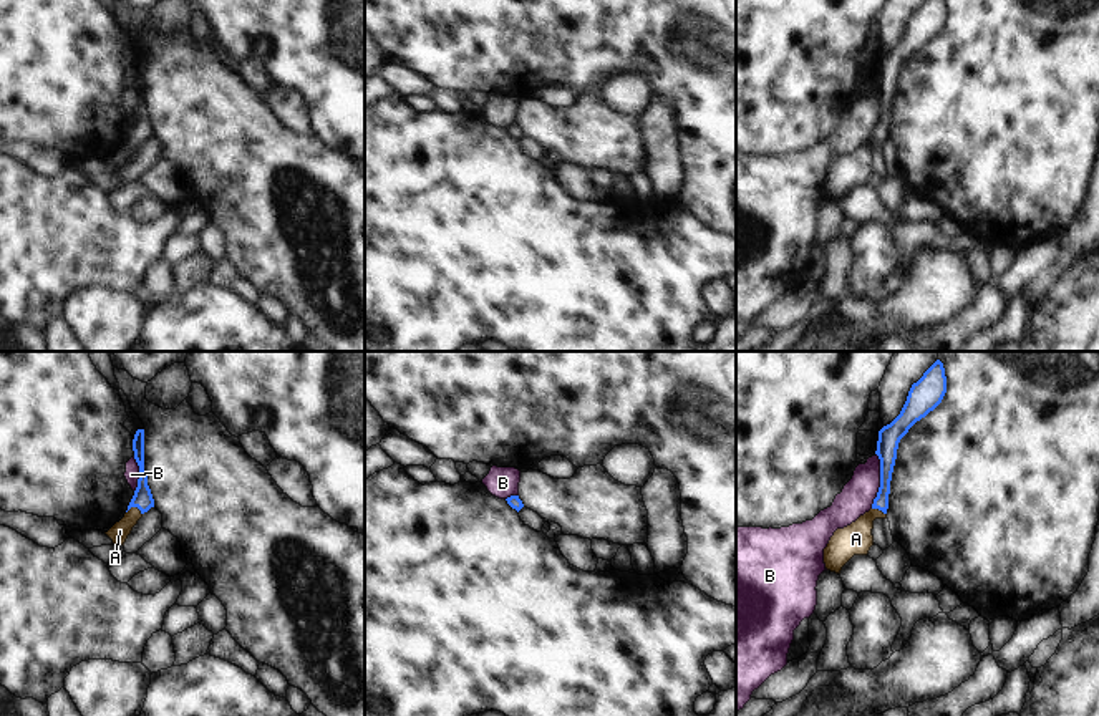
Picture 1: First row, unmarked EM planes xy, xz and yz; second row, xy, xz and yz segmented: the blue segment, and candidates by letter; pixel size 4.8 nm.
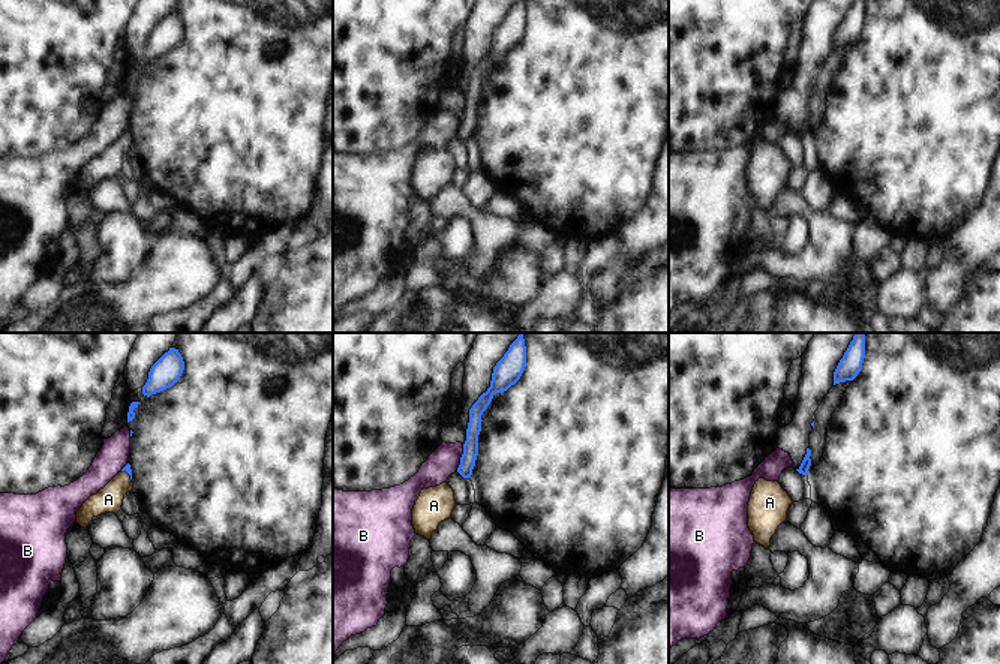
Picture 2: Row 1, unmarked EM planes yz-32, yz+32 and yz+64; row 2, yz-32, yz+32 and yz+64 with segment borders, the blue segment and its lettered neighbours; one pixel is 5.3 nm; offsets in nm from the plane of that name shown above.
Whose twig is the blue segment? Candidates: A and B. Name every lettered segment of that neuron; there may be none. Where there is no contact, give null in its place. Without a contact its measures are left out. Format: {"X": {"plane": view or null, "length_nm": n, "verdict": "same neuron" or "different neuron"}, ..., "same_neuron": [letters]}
{"A": {"plane": "xy", "length_nm": 80, "verdict": "same neuron"}, "B": {"plane": "yz", "length_nm": 280, "verdict": "different neuron"}, "same_neuron": ["A"]}

